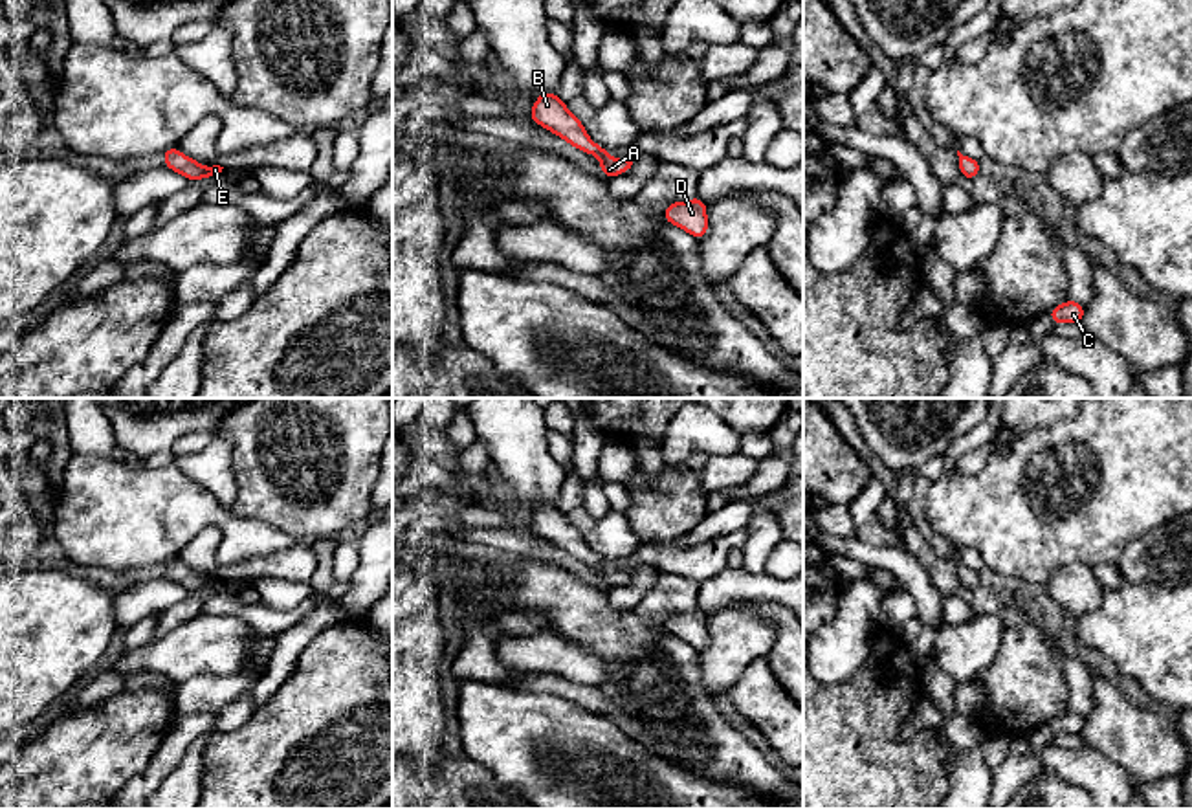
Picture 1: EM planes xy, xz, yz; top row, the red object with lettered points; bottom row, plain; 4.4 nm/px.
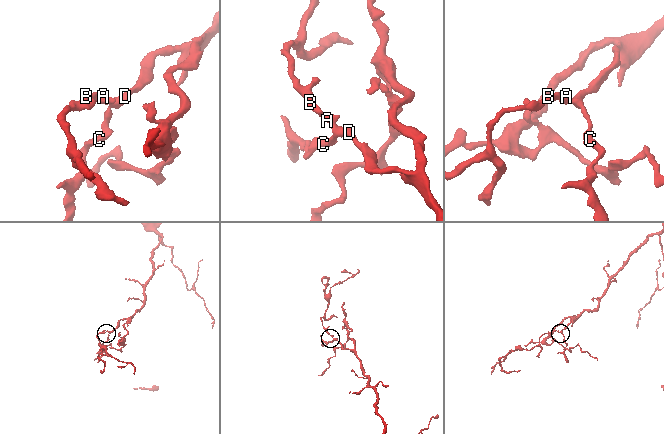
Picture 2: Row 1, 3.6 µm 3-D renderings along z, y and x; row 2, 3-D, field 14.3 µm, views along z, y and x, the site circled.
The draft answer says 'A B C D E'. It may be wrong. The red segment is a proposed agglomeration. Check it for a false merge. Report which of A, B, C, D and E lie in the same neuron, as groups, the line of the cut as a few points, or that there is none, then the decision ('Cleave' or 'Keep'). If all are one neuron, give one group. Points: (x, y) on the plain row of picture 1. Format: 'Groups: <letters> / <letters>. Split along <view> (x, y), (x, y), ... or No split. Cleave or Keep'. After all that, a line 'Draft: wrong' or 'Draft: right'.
Groups: A B C D E. No split. Keep
Draft: right

